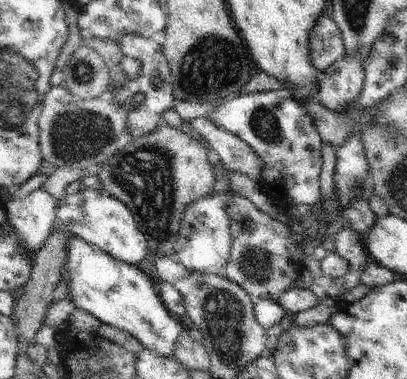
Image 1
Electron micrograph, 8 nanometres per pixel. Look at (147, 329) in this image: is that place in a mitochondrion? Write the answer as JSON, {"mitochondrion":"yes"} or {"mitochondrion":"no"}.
{"mitochondrion":"no"}

